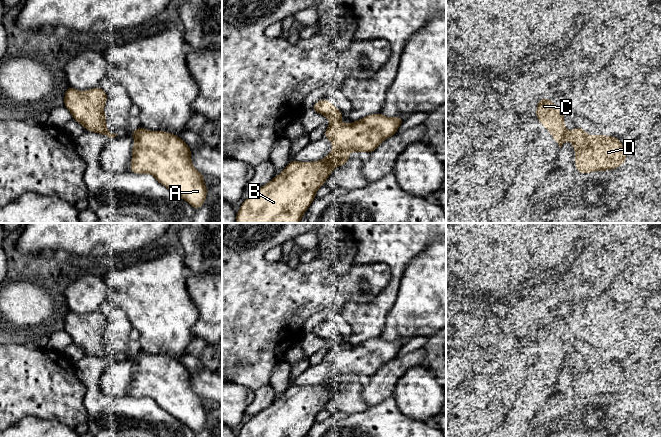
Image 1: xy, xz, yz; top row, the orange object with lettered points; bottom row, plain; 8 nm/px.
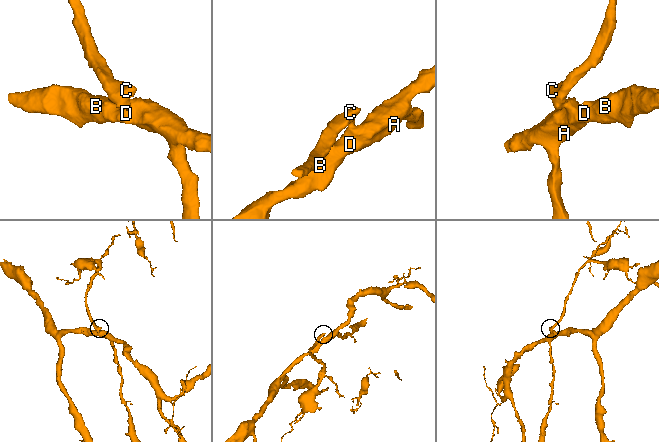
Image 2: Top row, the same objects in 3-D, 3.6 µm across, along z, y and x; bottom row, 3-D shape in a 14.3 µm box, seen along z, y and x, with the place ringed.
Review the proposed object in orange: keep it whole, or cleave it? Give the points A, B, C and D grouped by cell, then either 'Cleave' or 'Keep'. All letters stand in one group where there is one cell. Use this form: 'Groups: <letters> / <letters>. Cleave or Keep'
Groups: A B D / C. Cleave

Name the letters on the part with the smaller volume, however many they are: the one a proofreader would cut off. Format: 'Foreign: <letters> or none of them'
Foreign: C

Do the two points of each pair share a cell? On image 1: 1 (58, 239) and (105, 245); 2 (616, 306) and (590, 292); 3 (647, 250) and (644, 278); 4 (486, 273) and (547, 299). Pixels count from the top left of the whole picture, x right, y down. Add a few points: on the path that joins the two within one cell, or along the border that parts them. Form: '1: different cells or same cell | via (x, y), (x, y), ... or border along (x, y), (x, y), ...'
1: same cell | via (70, 239), (93, 239)
2: different cells | border along (613, 279), (610, 286), (591, 303), (576, 305)
3: same cell | via (645, 257), (645, 271)
4: different cells | border along (546, 277), (540, 278), (536, 282)

